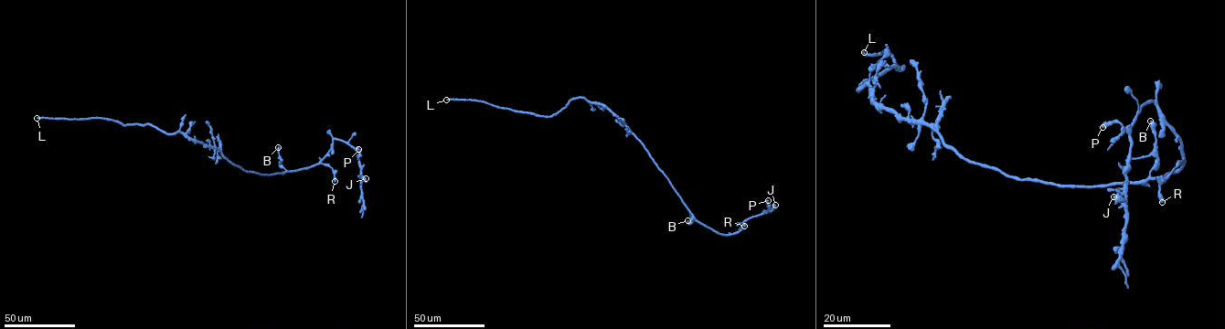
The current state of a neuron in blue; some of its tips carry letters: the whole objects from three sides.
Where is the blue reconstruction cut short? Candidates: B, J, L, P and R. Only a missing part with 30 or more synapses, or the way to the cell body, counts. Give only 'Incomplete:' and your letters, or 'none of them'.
Incomplete: L

